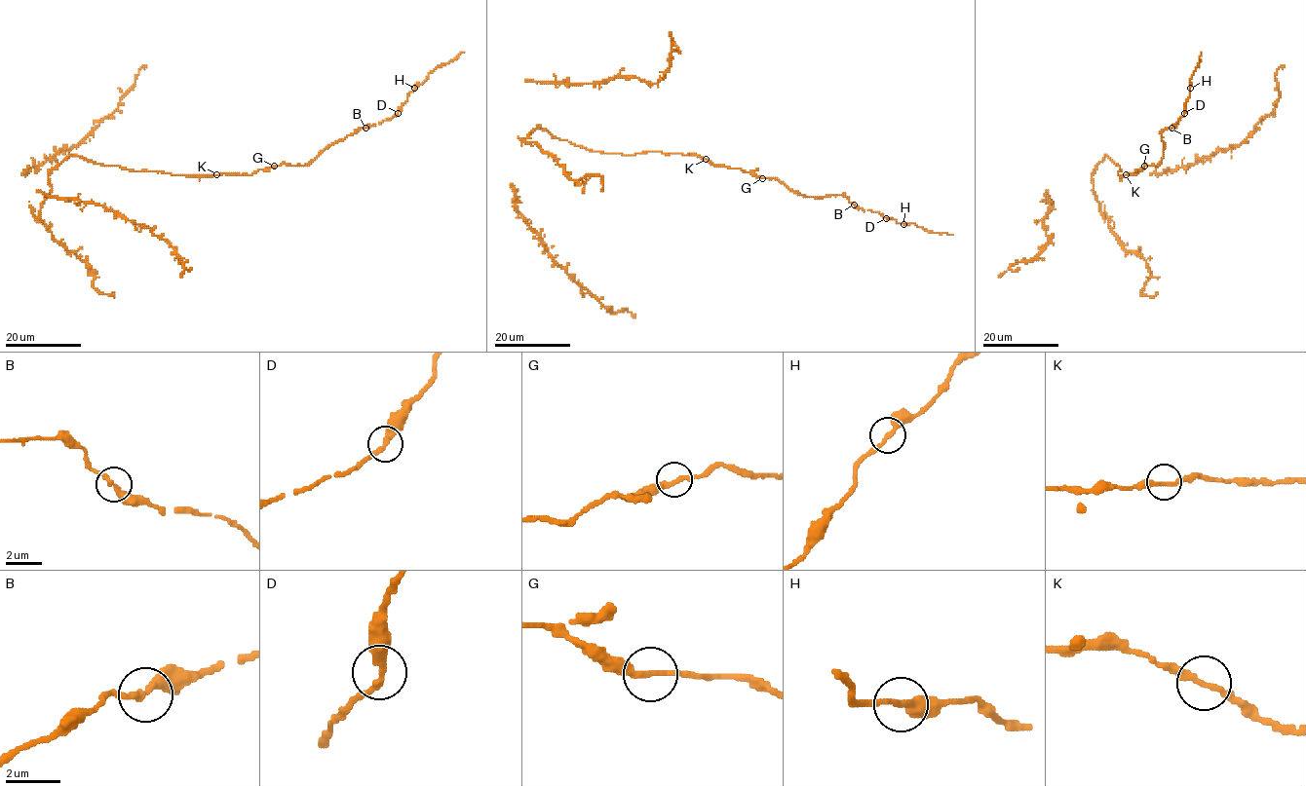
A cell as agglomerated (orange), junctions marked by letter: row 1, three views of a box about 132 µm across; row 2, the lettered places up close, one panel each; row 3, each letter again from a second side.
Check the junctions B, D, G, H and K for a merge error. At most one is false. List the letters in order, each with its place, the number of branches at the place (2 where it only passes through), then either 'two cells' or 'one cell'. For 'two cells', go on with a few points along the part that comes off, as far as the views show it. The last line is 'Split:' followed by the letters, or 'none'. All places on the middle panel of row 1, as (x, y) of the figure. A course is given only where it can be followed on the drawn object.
B: (854, 205) | 2 | one cell
D: (886, 218) | 2 | one cell
G: (762, 178) | 2 | one cell
H: (903, 224) | 2 | one cell
K: (706, 159) | 2 | one cell
Split: none

